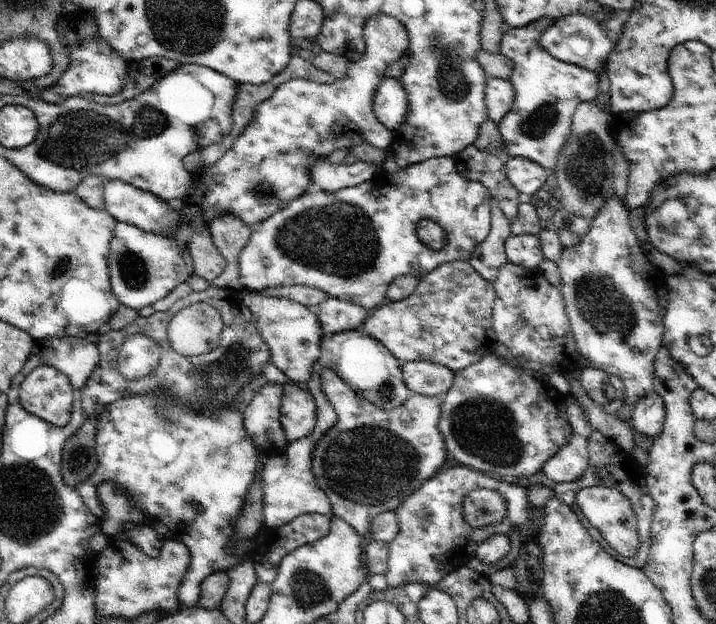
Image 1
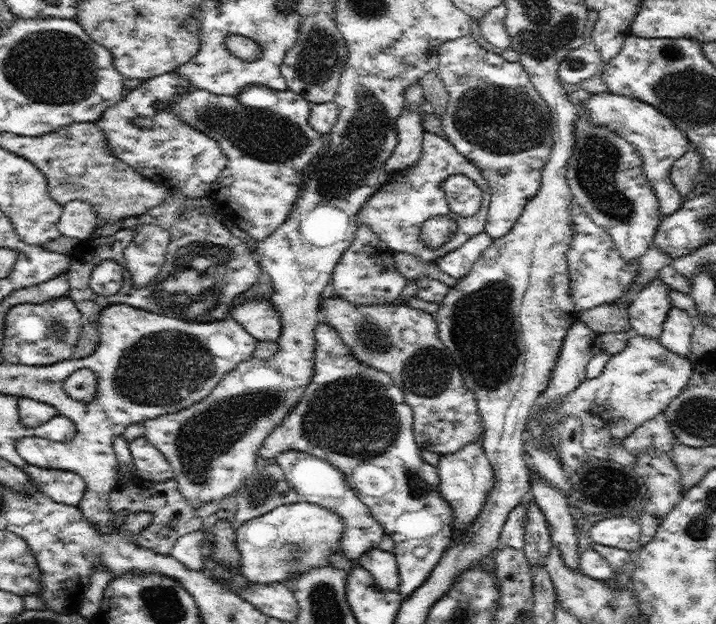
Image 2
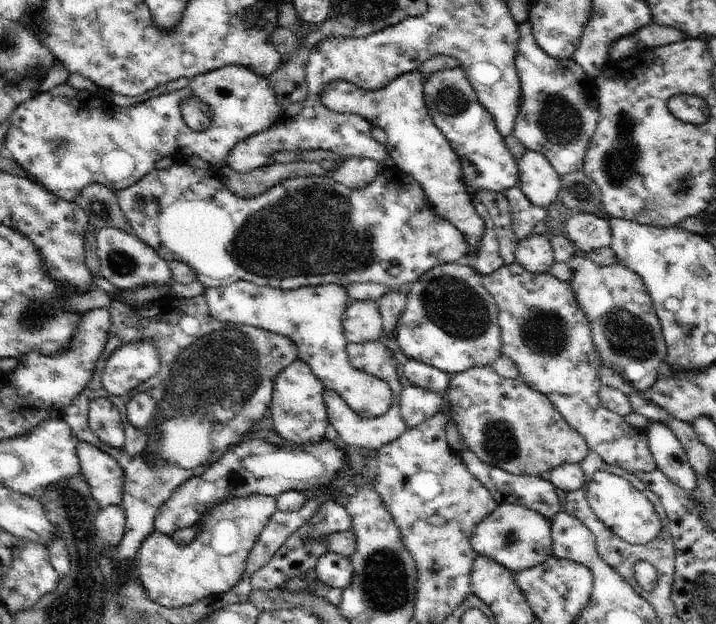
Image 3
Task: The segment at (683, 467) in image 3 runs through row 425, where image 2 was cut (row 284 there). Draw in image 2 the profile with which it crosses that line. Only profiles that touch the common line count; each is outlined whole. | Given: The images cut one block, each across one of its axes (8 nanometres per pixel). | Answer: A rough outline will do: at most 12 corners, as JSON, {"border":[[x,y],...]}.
{"border":[[656,278],[628,308],[633,334],[659,340],[673,307]]}

